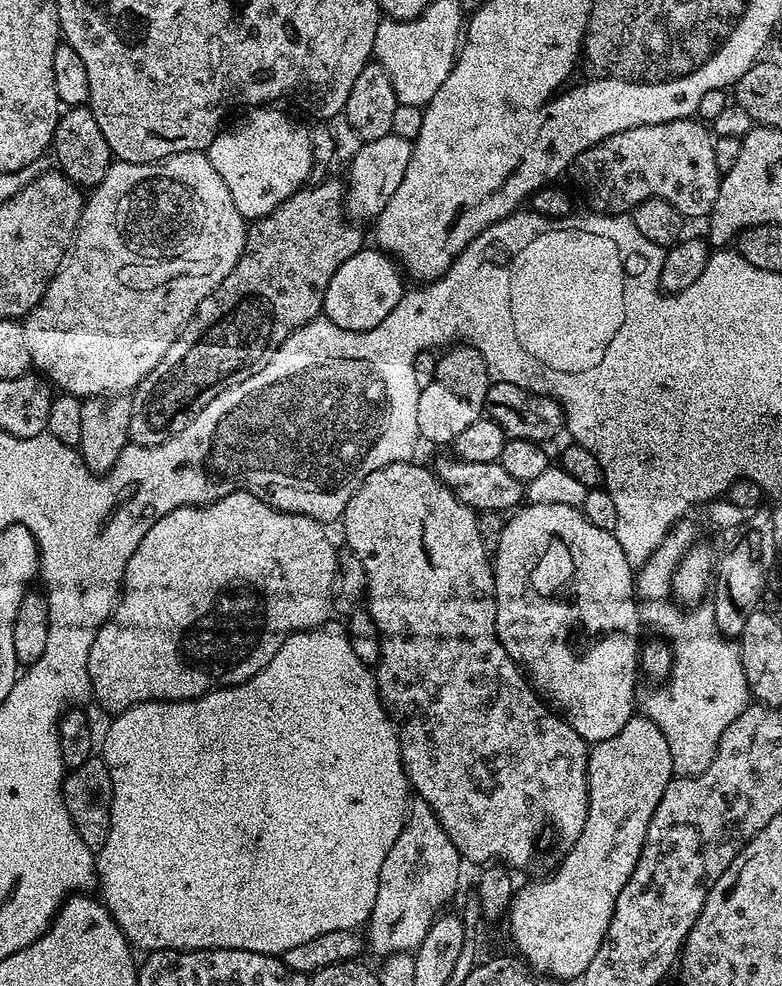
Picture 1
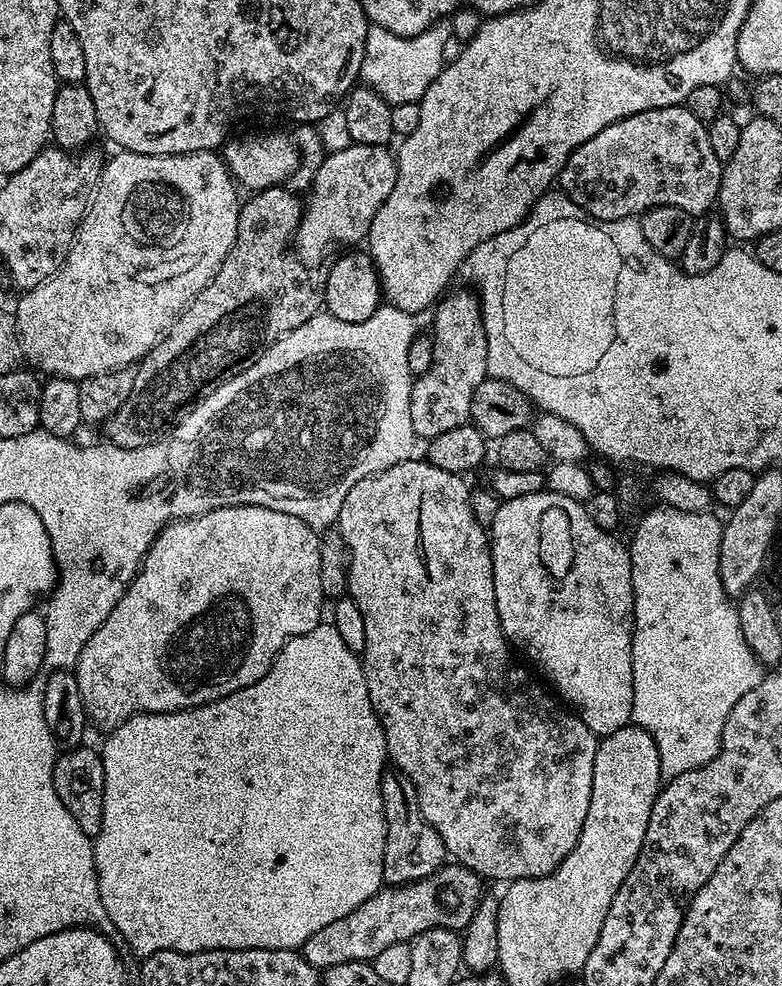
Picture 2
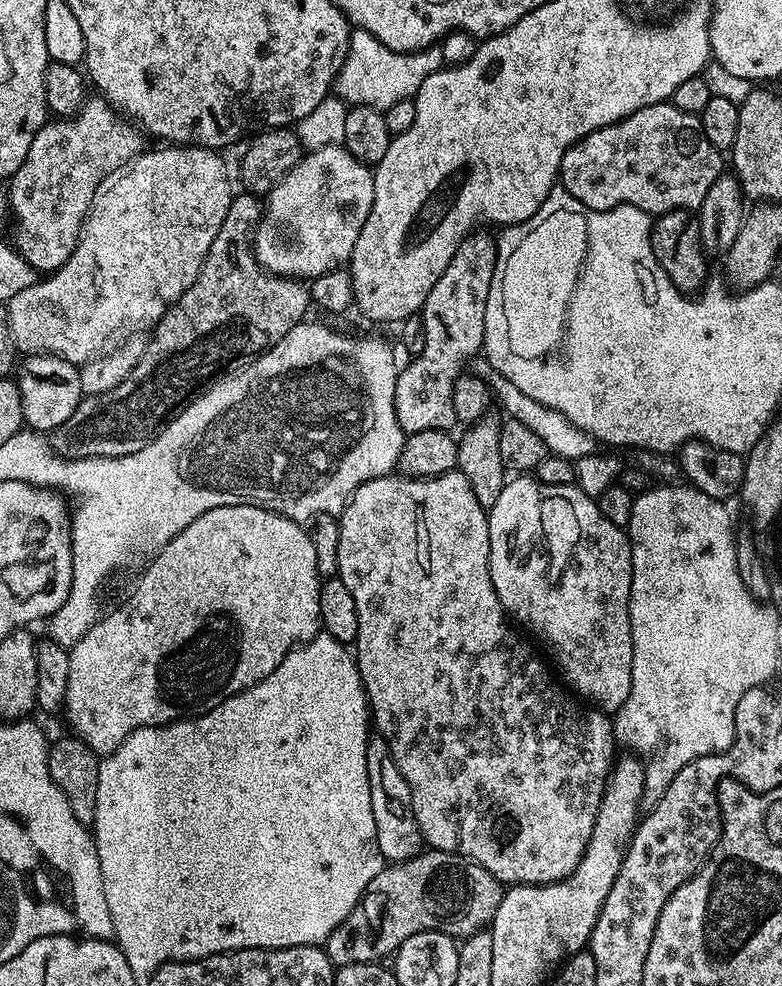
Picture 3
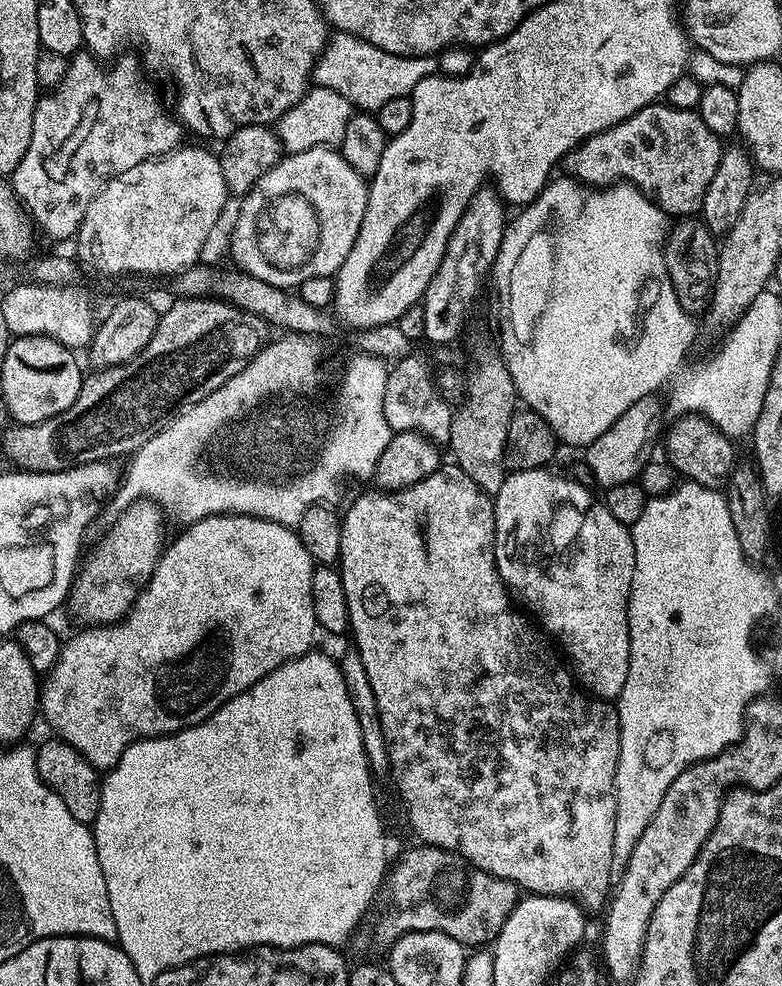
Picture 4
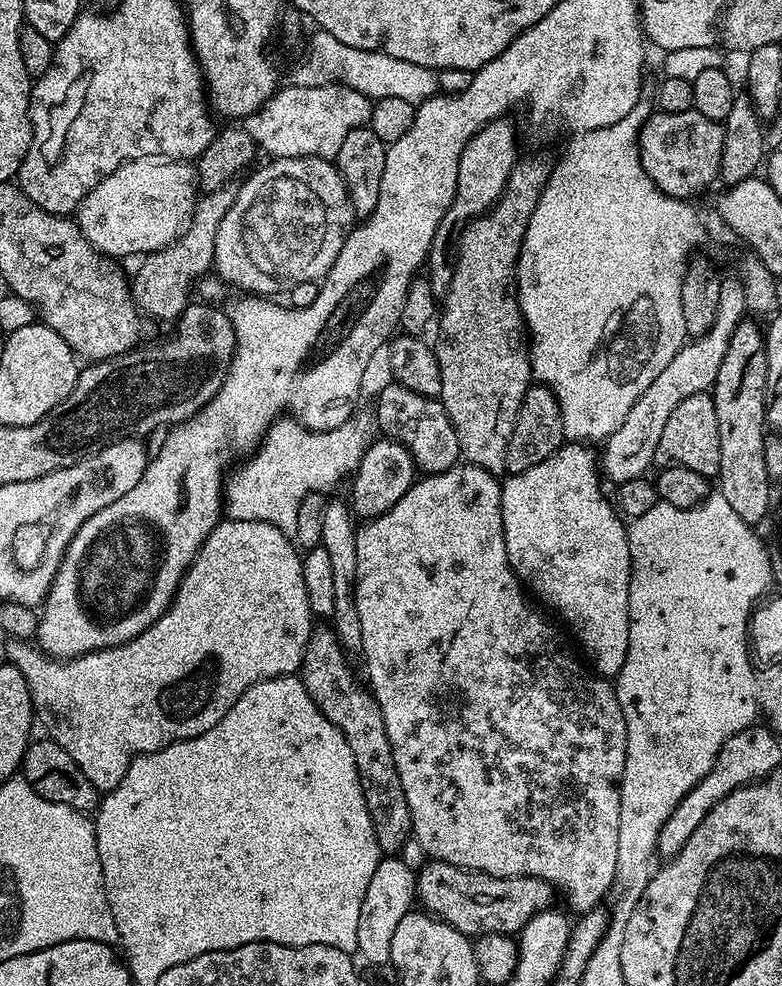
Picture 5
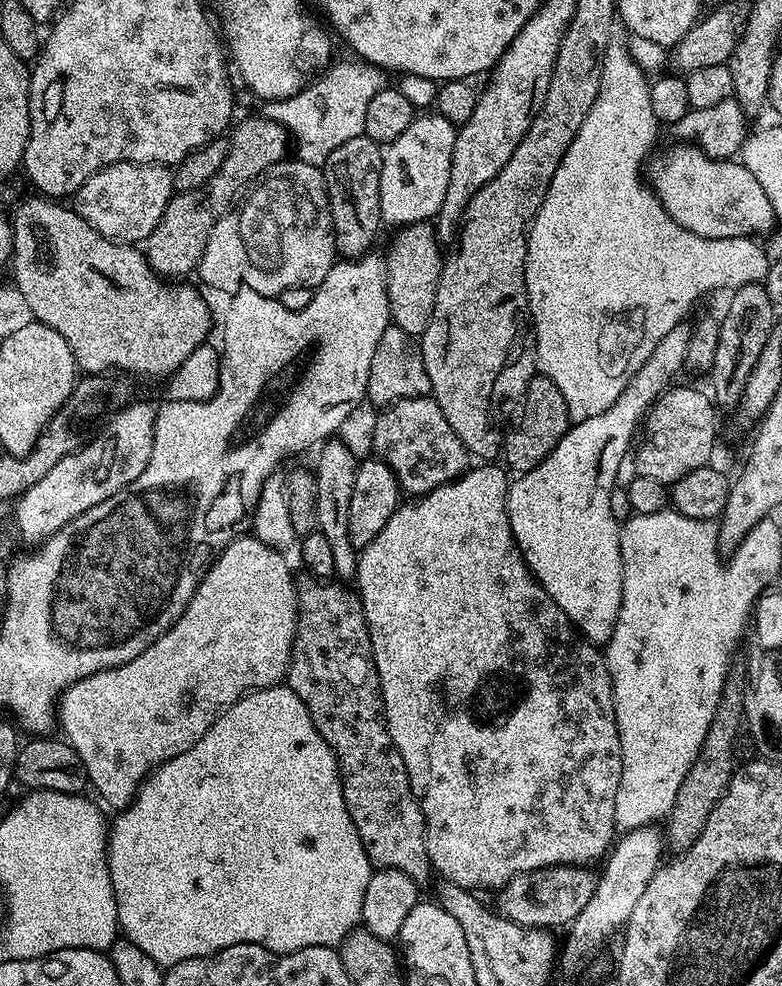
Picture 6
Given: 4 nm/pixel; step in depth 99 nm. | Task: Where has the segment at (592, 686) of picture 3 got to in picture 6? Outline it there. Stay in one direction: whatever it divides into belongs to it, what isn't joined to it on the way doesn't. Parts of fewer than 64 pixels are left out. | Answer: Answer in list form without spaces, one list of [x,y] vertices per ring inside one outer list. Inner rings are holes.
[[[682,322],[674,326],[674,330],[670,330],[670,334],[662,338],[662,342],[658,342],[654,354],[650,354],[644,365],[635,369],[628,377],[628,384],[622,394],[618,394],[618,402],[614,402],[610,410],[594,418],[575,421],[541,464],[534,466],[534,470],[519,473],[508,486],[508,521],[522,558],[542,590],[550,594],[550,598],[563,610],[572,627],[589,644],[607,645],[616,626],[622,600],[621,521],[616,520],[610,510],[610,494],[618,484],[616,475],[624,464],[628,447],[630,452],[637,439],[638,429],[648,409],[673,383],[672,378],[684,368],[686,346],[690,342],[691,333],[691,323]]]

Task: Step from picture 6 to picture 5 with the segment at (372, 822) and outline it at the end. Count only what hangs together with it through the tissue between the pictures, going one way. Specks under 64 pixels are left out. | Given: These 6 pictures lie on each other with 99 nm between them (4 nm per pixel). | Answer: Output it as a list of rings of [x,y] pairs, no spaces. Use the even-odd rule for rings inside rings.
[[[317,627],[308,640],[298,675],[322,714],[326,714],[326,718],[342,730],[346,742],[350,742],[350,754],[354,754],[362,794],[366,798],[366,810],[370,810],[370,822],[374,822],[374,834],[380,843],[381,853],[396,854],[412,836],[410,806],[402,790],[402,778],[398,778],[390,738],[386,738],[382,710],[371,691],[361,681],[361,685],[356,681],[348,664],[351,664],[350,658],[342,650],[332,628]]]

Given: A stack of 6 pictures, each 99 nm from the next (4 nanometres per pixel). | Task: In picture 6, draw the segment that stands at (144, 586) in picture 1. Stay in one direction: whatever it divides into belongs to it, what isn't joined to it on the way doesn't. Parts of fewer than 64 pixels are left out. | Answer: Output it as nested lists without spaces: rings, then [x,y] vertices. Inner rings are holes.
[[[241,534],[235,540],[231,540],[220,555],[208,565],[203,576],[200,577],[200,585],[194,590],[190,602],[185,606],[176,621],[166,629],[149,648],[142,650],[138,658],[134,658],[125,664],[119,664],[117,668],[104,668],[100,672],[90,674],[78,682],[74,682],[66,691],[60,693],[58,701],[58,728],[61,728],[63,739],[75,750],[80,759],[79,767],[88,775],[89,785],[101,796],[99,799],[105,805],[123,810],[131,804],[136,796],[136,791],[141,784],[156,771],[160,765],[165,764],[170,758],[190,750],[210,726],[227,708],[234,702],[241,700],[244,695],[257,688],[275,688],[288,675],[288,663],[292,657],[292,639],[296,636],[296,594],[297,581],[292,581],[292,572],[284,561],[285,553],[279,548],[271,548],[256,539],[252,534]]]

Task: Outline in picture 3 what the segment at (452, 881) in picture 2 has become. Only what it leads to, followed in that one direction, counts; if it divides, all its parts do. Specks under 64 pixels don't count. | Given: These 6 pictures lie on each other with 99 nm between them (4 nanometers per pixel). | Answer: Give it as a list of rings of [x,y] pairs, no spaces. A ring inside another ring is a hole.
[[[425,850],[413,860],[389,863],[370,882],[350,919],[342,921],[322,947],[333,965],[370,964],[391,957],[406,938],[419,932],[445,932],[453,938],[485,931],[496,917],[505,885],[466,856]]]

